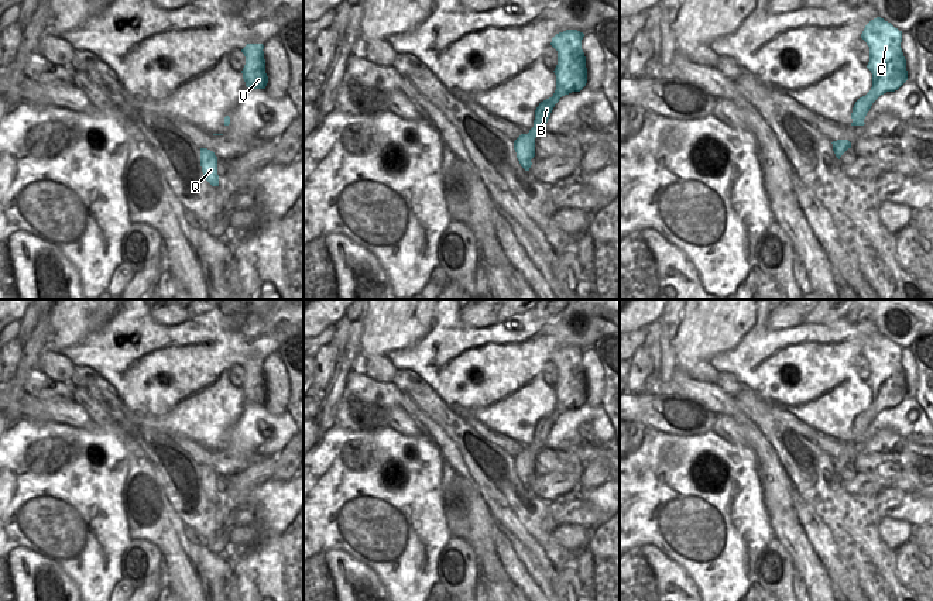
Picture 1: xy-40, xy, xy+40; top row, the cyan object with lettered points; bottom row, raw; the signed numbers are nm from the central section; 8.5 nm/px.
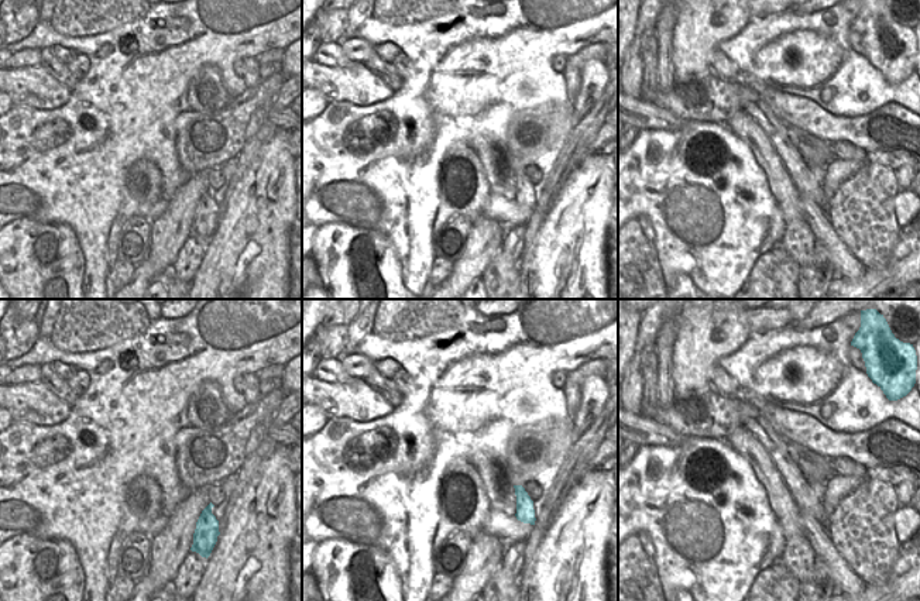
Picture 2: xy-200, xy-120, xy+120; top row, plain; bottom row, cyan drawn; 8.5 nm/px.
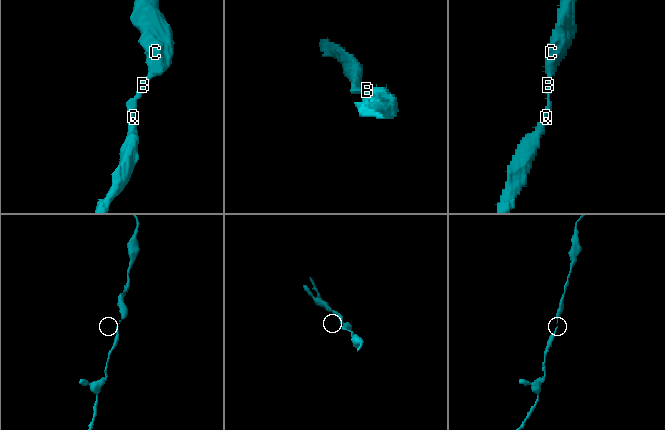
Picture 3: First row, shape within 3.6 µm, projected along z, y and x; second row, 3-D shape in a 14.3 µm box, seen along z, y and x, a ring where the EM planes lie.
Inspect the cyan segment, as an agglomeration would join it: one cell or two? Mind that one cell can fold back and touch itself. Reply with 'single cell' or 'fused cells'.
single cell

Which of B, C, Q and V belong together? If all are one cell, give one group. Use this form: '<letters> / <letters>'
B C Q V

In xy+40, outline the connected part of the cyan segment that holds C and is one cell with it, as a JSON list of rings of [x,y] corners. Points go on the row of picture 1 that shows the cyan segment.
[[[877,17],[865,25],[861,38],[869,47],[867,68],[872,73],[872,87],[855,102],[851,126],[864,126],[872,103],[881,95],[898,90],[908,80],[906,59],[901,48],[902,31]]]

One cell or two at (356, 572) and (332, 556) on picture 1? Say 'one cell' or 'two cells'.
one cell

